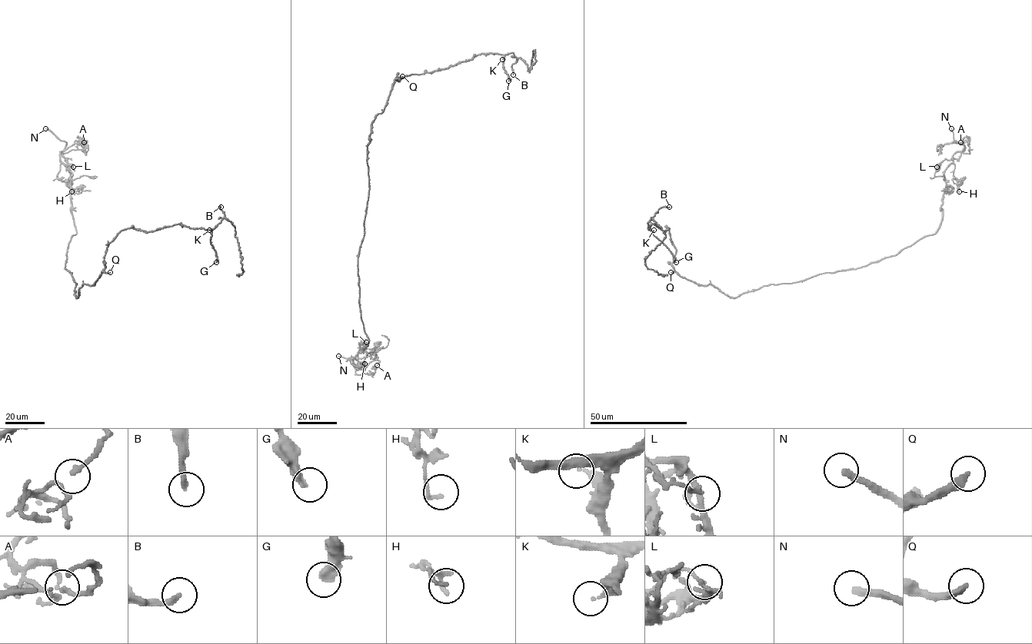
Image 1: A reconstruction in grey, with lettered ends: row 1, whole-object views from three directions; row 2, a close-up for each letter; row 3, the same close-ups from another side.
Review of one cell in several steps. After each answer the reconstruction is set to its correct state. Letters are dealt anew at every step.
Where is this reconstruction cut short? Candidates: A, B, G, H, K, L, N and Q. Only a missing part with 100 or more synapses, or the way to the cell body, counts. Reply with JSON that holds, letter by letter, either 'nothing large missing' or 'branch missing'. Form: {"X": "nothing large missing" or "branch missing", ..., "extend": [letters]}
{"A": "nothing large missing", "B": "nothing large missing", "G": "nothing large missing", "H": "nothing large missing", "K": "nothing large missing", "L": "nothing large missing", "N": "branch missing", "Q": "branch missing", "extend": ["N", "Q"]}

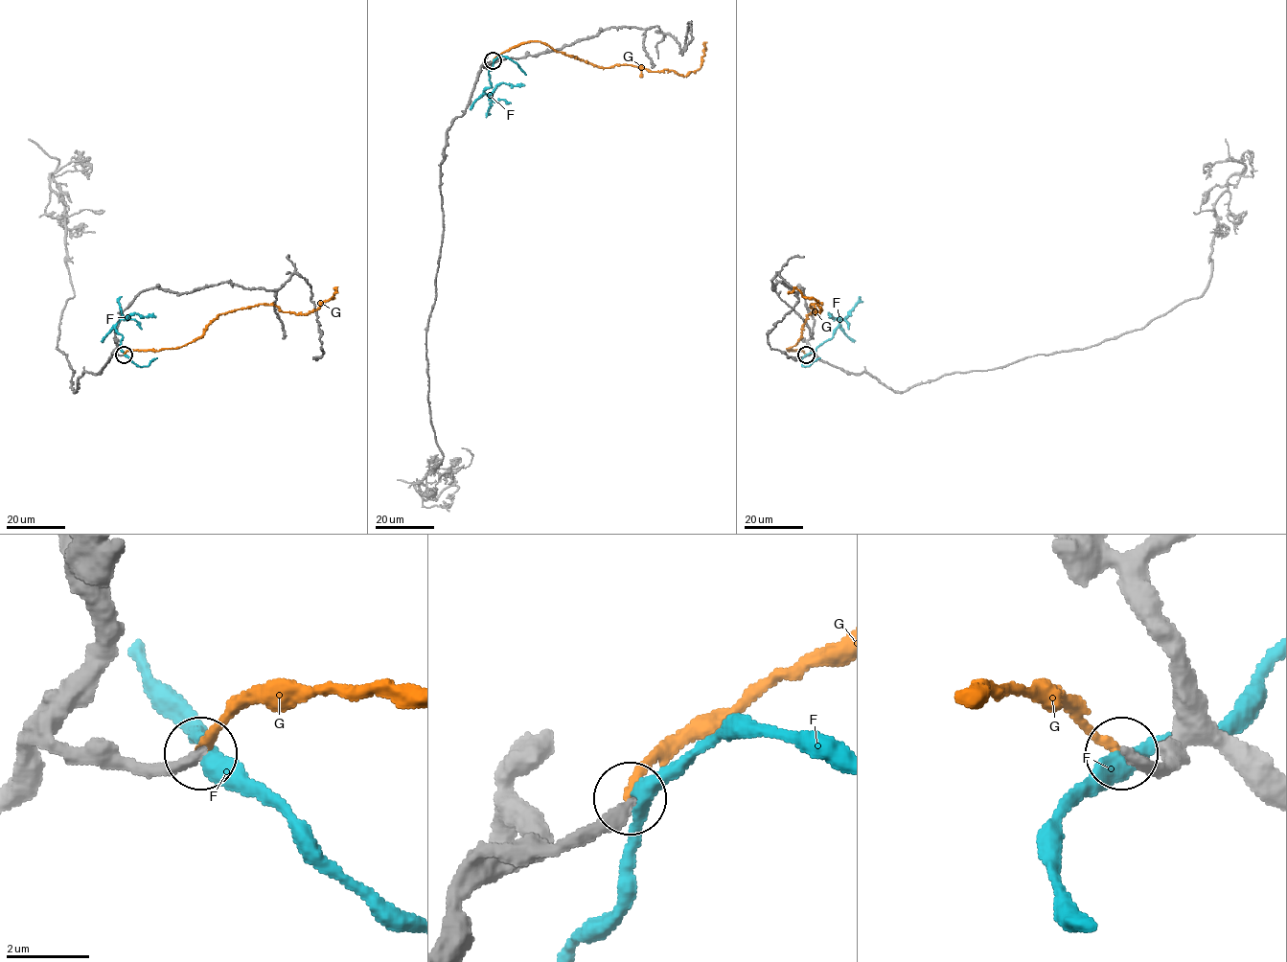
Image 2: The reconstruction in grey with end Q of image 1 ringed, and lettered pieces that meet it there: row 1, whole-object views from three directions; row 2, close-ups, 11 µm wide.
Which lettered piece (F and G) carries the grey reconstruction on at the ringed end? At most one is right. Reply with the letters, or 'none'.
G

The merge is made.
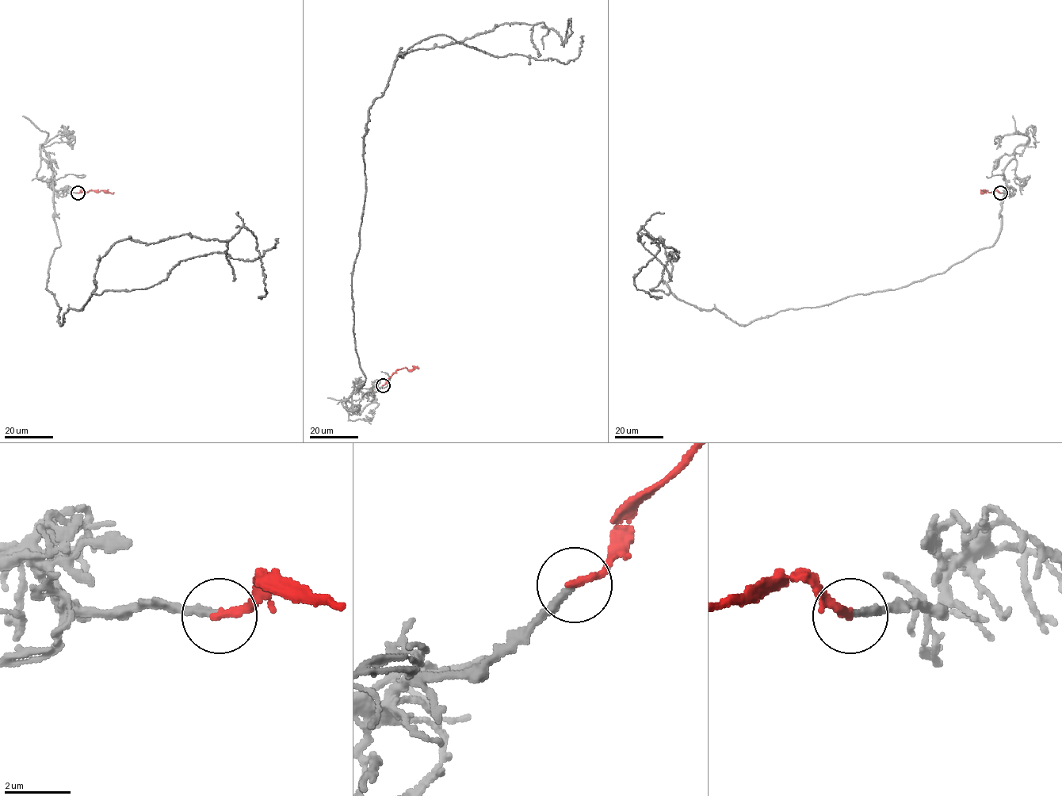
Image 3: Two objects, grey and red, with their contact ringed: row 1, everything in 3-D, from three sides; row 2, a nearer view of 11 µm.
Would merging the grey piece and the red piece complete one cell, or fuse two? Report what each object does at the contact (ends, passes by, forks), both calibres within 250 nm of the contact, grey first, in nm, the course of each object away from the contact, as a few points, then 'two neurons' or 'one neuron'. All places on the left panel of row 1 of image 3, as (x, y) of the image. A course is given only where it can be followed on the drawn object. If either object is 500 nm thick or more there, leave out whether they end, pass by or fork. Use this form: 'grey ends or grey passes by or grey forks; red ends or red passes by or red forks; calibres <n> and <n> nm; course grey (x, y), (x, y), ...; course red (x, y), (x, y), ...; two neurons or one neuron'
grey ends; red ends; calibres 240 and 240 nm; course grey (78, 193), (54, 191), (60, 245), (47, 289), (61, 324), (121, 240), (229, 240), (246, 227), (257, 296); course red (78, 193), (82, 190), (114, 192); one neuron

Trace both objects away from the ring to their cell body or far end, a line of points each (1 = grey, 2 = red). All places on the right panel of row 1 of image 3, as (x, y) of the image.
1: (1000, 193), (998, 237), (945, 272), (746, 324), (679, 300), (643, 227), (659, 250), (635, 285), (662, 296)
2: (1000, 193), (996, 190), (983, 192)

